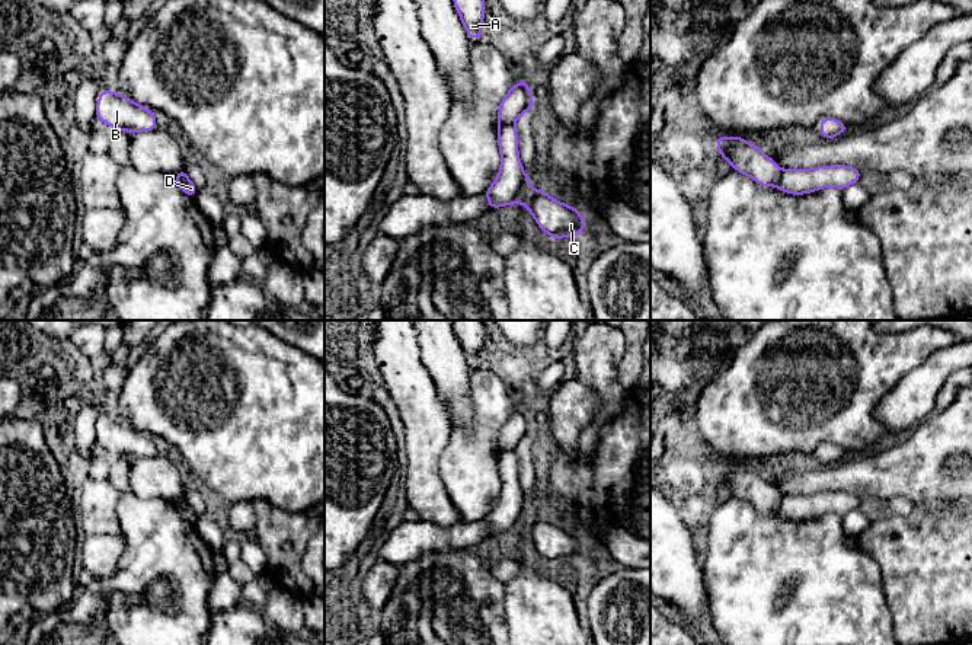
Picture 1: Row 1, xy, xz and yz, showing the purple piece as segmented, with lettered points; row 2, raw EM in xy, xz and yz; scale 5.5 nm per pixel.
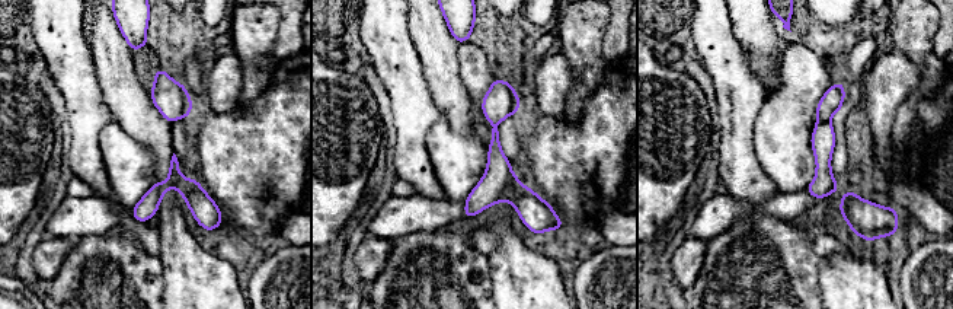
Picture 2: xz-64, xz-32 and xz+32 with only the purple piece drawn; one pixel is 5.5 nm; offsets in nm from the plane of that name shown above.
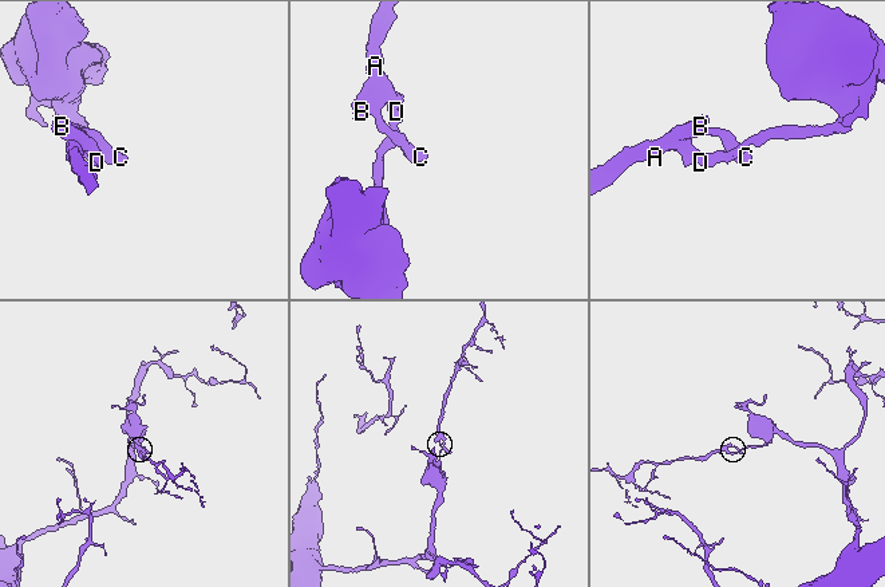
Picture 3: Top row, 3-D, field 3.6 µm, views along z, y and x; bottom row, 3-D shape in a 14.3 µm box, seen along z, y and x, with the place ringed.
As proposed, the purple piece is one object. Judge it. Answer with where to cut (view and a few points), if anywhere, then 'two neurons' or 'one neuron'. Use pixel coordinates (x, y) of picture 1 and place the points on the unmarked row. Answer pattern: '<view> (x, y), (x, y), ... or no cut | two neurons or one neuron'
xz (512, 449), (499, 452) | two neurons

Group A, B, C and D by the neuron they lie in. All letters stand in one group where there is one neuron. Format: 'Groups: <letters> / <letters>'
Groups: A B C / D

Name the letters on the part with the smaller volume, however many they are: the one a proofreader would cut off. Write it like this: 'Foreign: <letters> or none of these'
Foreign: A, B, C

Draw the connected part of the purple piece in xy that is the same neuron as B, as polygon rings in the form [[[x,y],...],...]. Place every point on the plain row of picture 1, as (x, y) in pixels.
[[[100,415],[96,422],[96,446],[118,457],[156,457],[157,447],[153,435],[137,431],[121,418]]]

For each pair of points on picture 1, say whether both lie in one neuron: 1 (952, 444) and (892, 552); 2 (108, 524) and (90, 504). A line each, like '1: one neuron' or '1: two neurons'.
1: two neurons
2: one neuron

